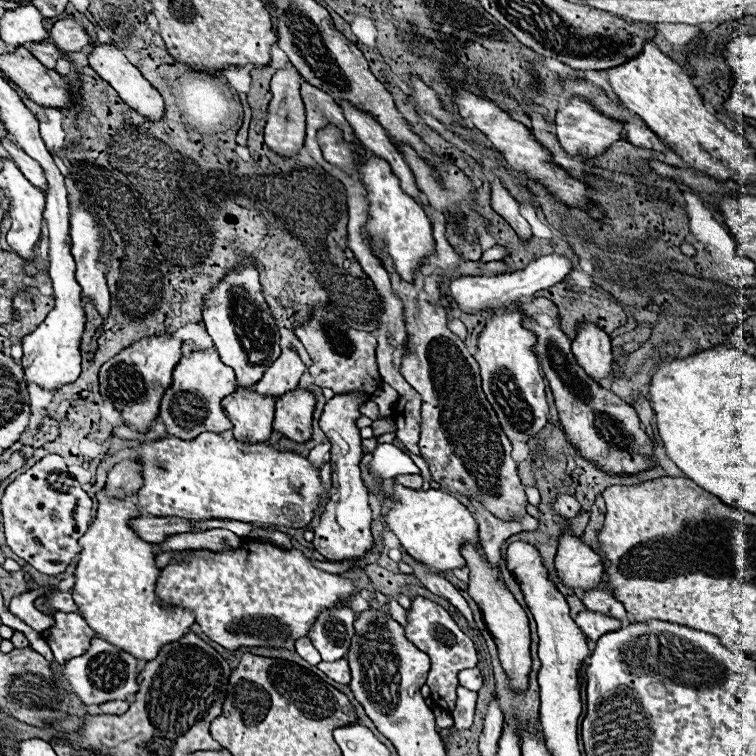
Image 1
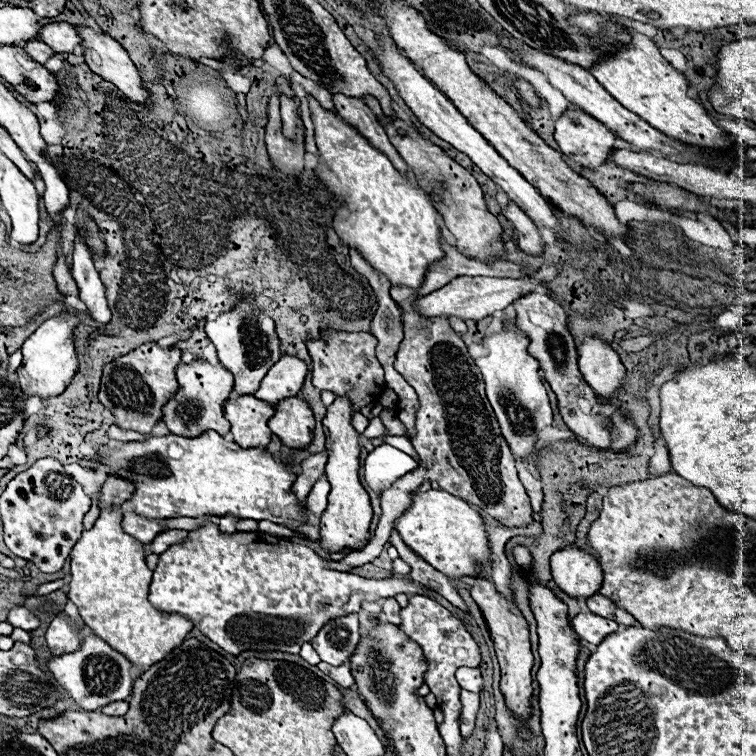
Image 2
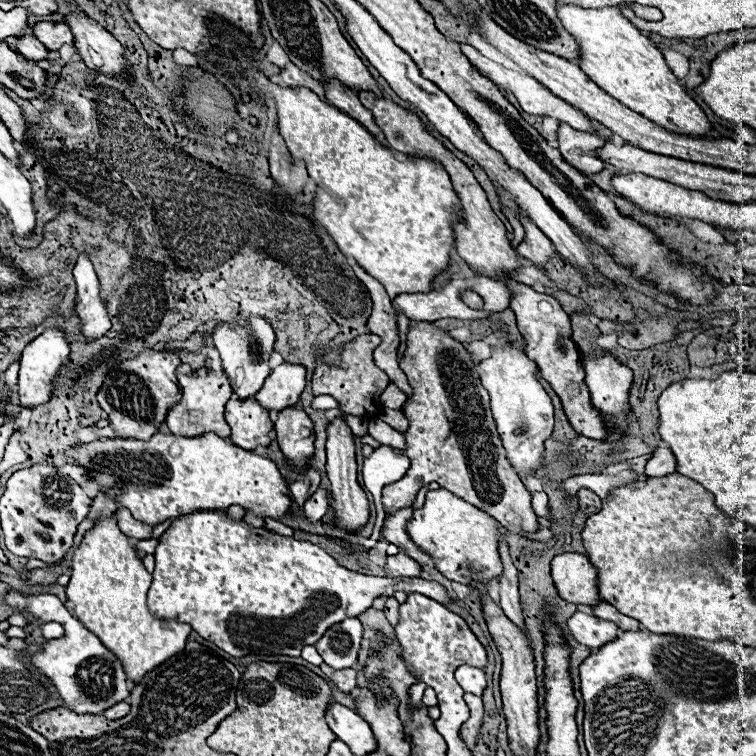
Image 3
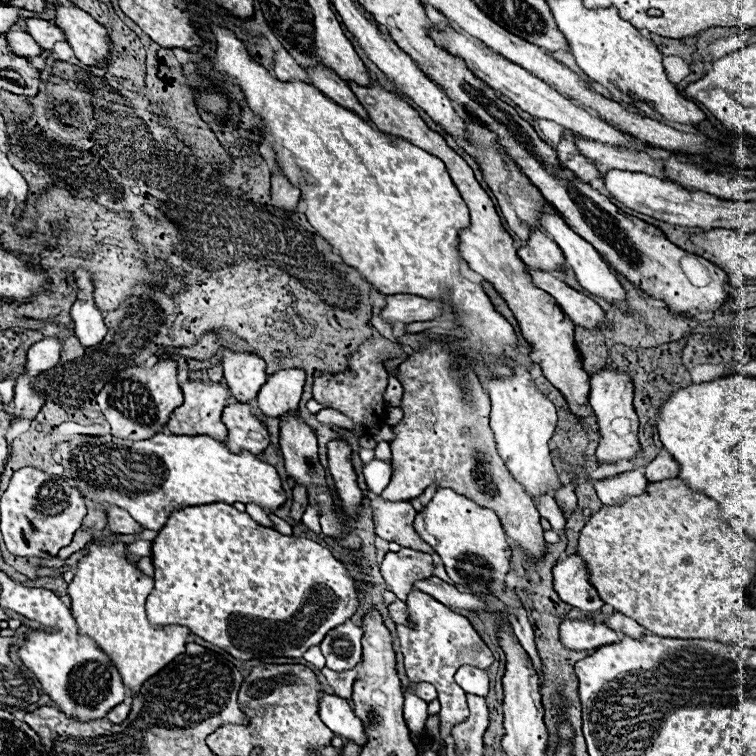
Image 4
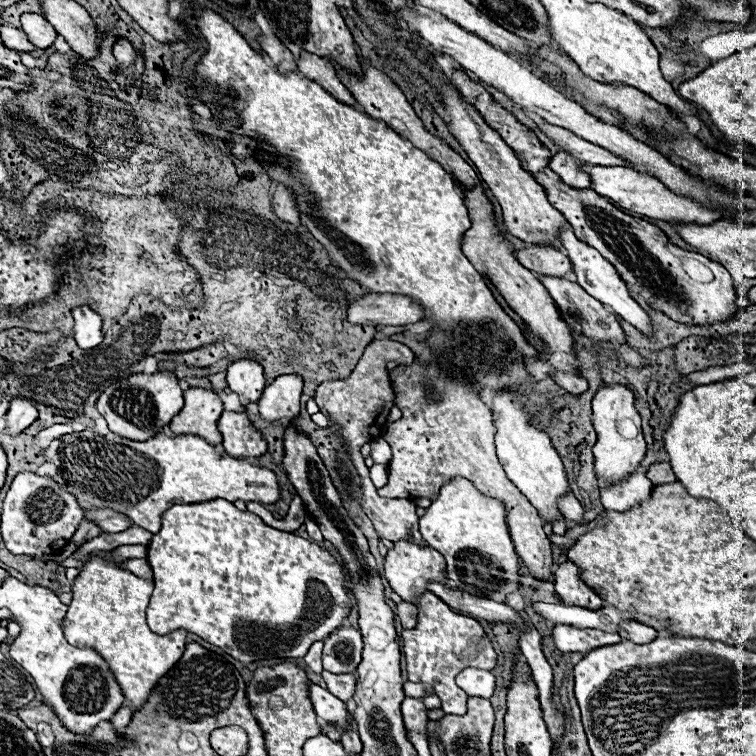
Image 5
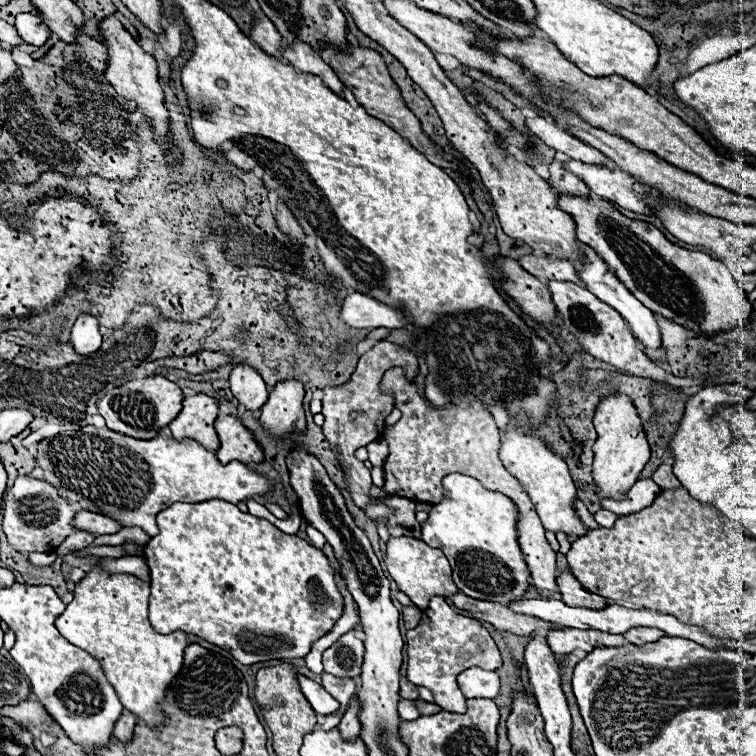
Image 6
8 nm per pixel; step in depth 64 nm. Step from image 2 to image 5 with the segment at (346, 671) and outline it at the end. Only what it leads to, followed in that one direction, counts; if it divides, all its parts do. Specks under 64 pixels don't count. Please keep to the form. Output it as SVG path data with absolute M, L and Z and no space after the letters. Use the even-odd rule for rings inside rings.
M324 670L322 676L324 676L328 692L332 692L336 698L346 702L346 700L350 700L354 696L354 684L356 684L354 674L350 674L350 676L334 676L334 674Z

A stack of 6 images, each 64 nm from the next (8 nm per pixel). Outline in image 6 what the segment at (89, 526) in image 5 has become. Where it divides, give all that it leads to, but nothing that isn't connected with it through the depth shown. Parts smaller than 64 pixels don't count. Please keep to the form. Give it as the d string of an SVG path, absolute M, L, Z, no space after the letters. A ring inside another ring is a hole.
M74 532L74 534L70 534L70 536L54 550L54 554L56 554L58 558L64 558L64 556L68 556L68 554L72 554L72 552L84 548L84 546L90 546L92 542L94 542L94 534Z

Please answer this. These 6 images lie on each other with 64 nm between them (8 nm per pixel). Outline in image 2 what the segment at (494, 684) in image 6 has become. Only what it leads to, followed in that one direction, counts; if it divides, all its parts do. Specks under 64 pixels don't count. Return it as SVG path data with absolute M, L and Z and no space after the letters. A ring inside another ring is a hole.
M458 668L456 670L456 680L458 684L468 690L468 692L474 692L474 694L480 694L482 692L482 686L484 686L484 680L482 680L482 674L478 668Z

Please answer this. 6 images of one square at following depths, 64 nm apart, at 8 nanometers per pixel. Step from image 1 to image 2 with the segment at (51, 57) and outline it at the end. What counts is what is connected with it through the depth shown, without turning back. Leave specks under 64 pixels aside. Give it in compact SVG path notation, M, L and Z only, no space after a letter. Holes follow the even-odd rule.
M38 38L28 40L26 46L24 46L24 50L26 50L26 54L28 54L32 60L38 60L40 64L46 64L46 60L54 54L52 48L46 46L46 44L42 44L42 40L38 40Z

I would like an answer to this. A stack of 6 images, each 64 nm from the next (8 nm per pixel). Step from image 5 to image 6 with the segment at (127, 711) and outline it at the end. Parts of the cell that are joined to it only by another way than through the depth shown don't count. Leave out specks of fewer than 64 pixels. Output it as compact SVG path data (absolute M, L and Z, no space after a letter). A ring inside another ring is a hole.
M122 712L122 716L118 718L118 724L114 728L114 738L122 744L128 744L134 736L134 726L136 726L136 720L134 716L130 716L130 712Z

